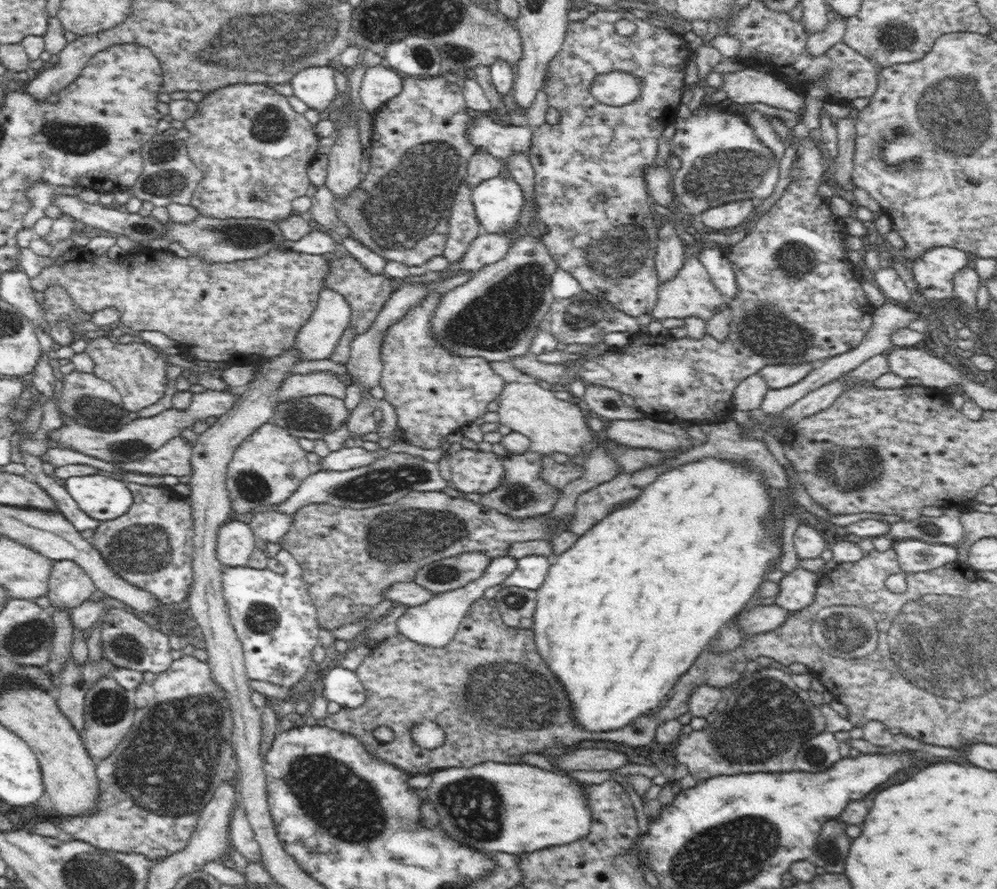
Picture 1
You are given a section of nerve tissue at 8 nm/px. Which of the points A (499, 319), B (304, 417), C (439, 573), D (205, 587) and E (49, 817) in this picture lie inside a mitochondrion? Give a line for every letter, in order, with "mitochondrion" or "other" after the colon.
A: mitochondrion
B: mitochondrion
C: mitochondrion
D: other
E: other

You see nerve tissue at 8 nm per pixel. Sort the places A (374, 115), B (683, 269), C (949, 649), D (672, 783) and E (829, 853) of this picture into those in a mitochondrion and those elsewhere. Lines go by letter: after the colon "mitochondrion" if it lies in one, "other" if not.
A: other
B: other
C: mitochondrion
D: other
E: mitochondrion

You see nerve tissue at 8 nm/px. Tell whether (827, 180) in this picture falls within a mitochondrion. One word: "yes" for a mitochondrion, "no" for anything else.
no

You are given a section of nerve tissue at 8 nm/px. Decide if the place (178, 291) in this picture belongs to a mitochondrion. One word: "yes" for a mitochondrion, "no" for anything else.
no

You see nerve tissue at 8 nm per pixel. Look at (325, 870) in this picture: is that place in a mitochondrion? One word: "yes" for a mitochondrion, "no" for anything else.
no

